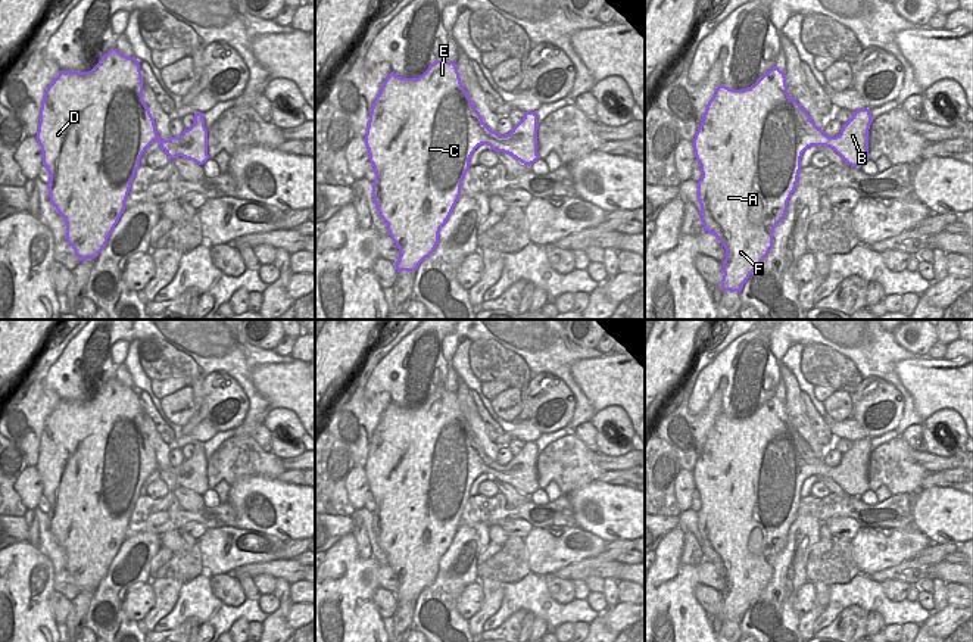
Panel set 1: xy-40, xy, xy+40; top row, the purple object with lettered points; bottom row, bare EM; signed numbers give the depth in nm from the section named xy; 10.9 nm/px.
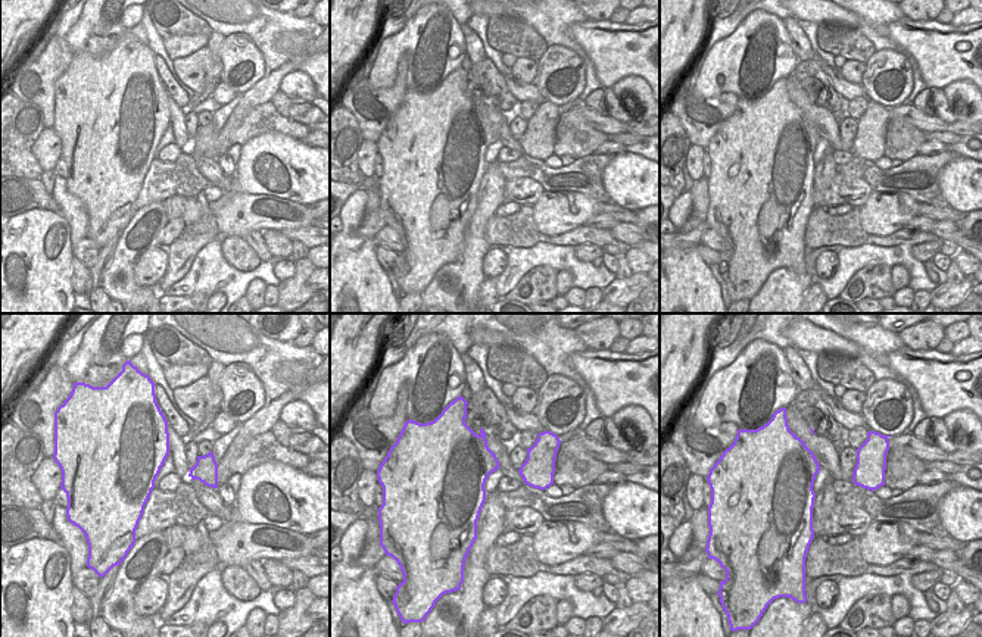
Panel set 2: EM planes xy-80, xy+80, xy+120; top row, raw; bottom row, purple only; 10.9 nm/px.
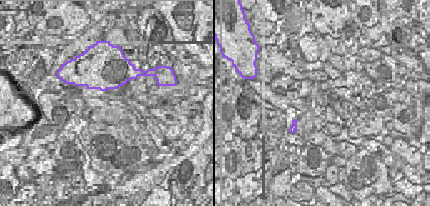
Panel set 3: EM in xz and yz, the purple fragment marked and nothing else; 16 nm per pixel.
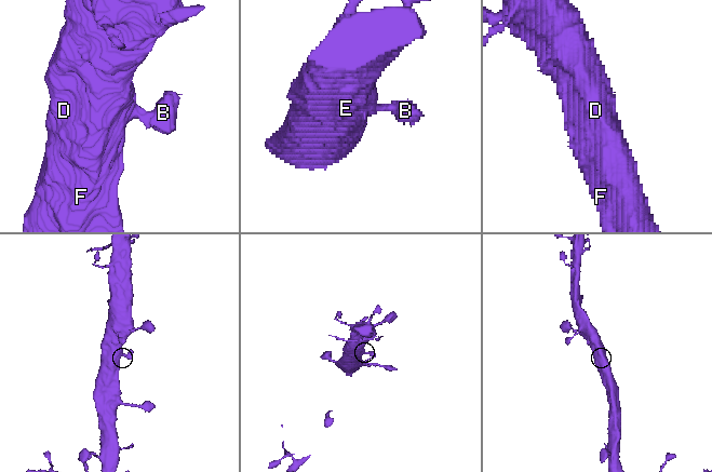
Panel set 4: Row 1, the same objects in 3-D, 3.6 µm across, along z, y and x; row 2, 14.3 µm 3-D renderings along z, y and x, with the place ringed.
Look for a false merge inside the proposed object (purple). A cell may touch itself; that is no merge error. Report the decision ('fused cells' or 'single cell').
single cell

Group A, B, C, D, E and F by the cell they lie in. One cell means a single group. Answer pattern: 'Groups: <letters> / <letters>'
Groups: A B C D E F

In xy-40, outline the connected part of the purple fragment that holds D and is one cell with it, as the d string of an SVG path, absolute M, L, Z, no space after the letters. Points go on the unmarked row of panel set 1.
M110 378L88 402L60 401L47 417L40 439L37 471L50 509L49 527L66 552L65 570L79 590L97 588L125 540L131 512L146 479L158 471L171 489L183 486L199 495L208 489L208 459L203 443L180 467L160 470L155 449L143 430L138 390Z

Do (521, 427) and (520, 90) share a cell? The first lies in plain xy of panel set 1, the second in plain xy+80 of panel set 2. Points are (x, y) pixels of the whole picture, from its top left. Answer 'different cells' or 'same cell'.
same cell

